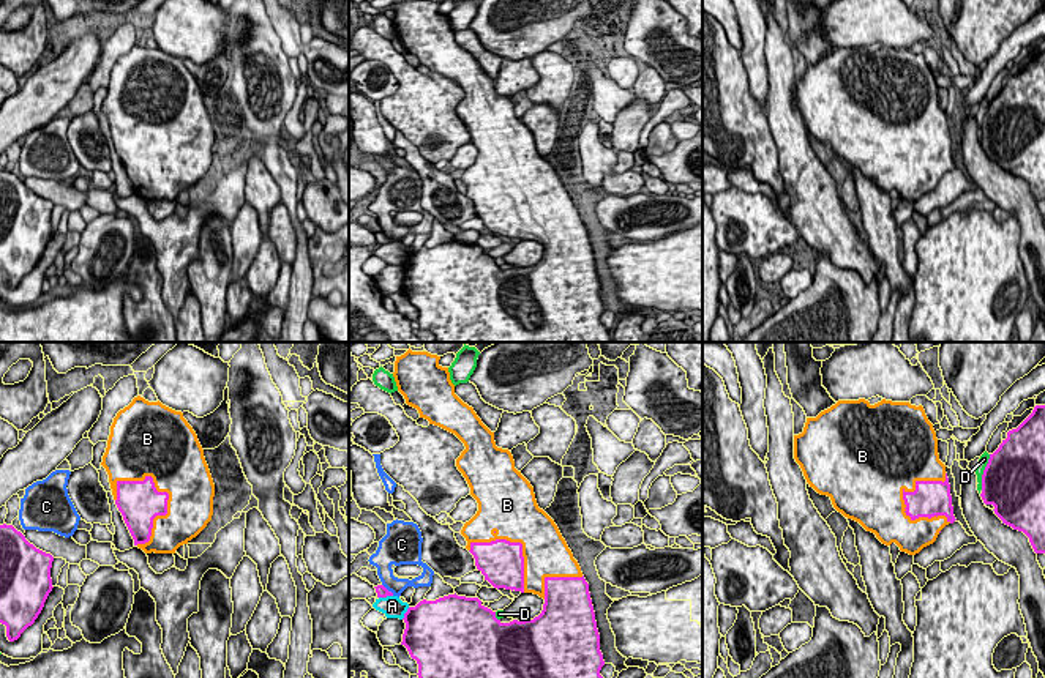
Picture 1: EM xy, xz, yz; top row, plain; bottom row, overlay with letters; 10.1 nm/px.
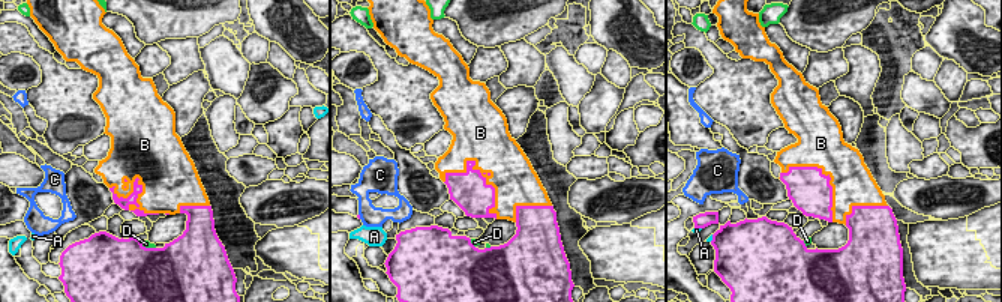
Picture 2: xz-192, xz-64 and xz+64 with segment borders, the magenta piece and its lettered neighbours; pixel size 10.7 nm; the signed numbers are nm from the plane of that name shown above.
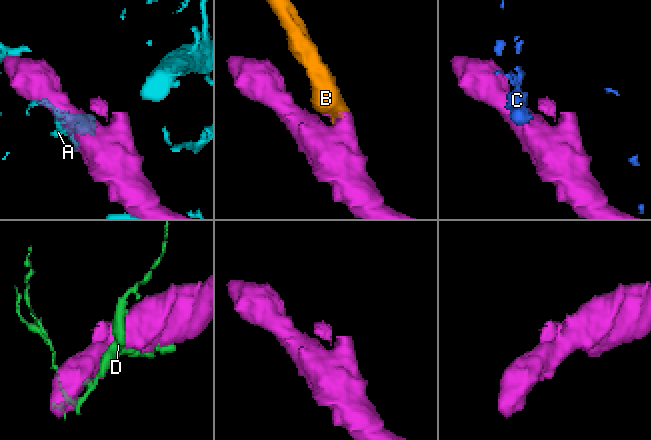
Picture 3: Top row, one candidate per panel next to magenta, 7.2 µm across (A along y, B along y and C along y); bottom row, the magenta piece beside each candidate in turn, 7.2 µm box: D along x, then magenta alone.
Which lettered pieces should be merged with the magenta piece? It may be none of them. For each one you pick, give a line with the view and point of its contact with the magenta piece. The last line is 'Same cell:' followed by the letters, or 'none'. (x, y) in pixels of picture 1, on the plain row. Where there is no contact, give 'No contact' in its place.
B: Touches magenta at xy (164, 161)
Same cell: B

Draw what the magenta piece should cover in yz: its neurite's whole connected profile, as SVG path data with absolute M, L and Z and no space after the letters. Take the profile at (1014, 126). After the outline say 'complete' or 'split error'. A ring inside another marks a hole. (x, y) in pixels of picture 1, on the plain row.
M1045 52L1007 79L999 95L990 101L982 121L982 147L994 153L1002 170L1023 178L1036 200L1045 200Z; complete

